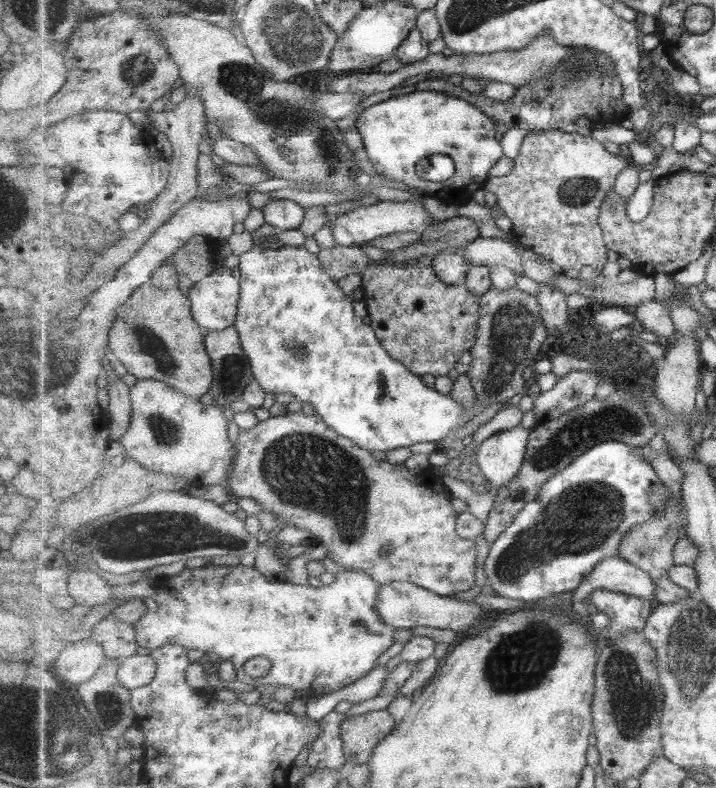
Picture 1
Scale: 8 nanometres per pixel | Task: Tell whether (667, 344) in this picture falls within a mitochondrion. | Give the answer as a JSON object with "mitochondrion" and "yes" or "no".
{"mitochondrion":"no"}

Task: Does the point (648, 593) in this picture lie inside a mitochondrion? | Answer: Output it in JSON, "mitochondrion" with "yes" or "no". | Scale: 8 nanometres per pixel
{"mitochondrion":"no"}

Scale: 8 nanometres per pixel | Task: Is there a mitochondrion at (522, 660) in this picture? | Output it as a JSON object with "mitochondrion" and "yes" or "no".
{"mitochondrion":"yes"}

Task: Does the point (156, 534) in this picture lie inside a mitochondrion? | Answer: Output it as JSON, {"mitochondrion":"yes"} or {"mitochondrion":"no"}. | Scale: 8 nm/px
{"mitochondrion":"yes"}

